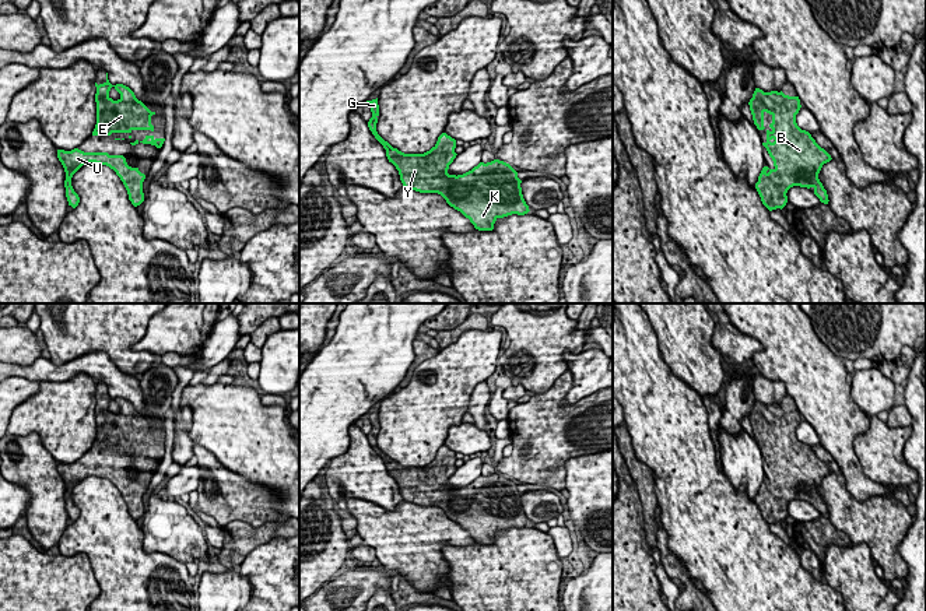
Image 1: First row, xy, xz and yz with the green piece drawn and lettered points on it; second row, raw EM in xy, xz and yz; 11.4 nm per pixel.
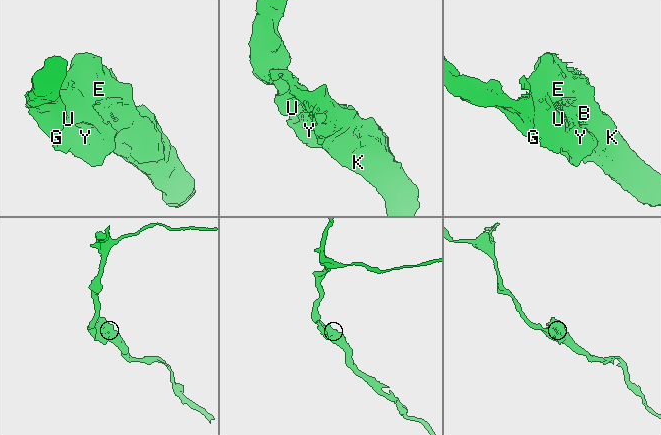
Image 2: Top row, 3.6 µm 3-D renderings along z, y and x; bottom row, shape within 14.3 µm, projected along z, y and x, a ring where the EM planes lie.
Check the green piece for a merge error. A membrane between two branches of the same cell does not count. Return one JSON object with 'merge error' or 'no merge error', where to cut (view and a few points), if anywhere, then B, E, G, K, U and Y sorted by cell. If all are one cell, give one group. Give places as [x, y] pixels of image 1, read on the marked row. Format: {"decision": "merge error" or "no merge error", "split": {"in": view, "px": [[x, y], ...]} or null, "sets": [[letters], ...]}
{"decision": "no merge error", "split": null, "sets": [["B", "E", "G", "K", "U", "Y"]]}

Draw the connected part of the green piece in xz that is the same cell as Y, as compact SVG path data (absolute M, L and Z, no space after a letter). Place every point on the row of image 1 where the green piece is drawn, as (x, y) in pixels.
M378 98L364 102L372 112L372 117L368 122L368 127L375 138L386 150L386 157L399 171L403 187L411 189L420 193L438 193L446 203L455 210L460 211L478 231L492 231L494 224L498 218L504 218L512 214L525 215L527 214L529 206L526 204L518 172L506 162L494 159L491 162L480 162L471 171L463 175L449 175L449 165L456 158L456 140L442 133L438 137L436 144L424 154L404 154L397 148L393 148L385 141L376 131L376 123L379 116Z

